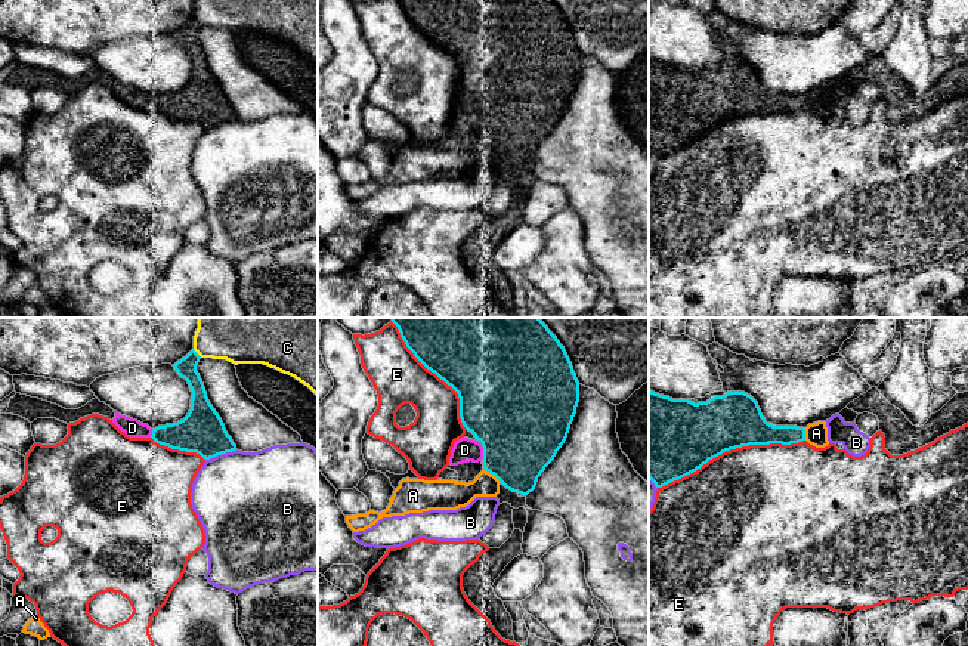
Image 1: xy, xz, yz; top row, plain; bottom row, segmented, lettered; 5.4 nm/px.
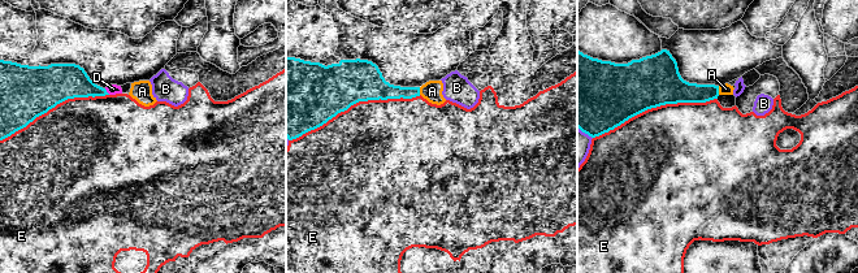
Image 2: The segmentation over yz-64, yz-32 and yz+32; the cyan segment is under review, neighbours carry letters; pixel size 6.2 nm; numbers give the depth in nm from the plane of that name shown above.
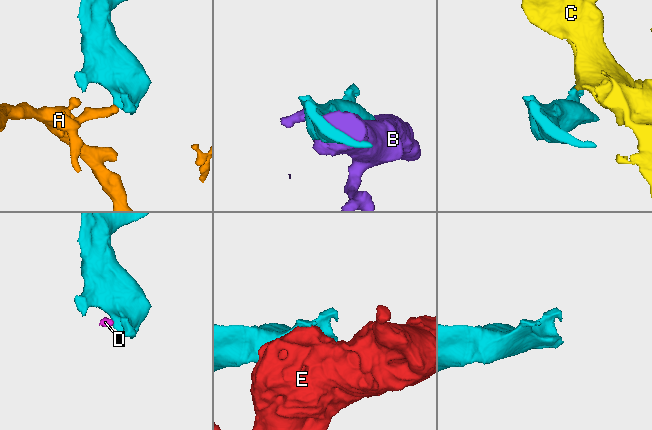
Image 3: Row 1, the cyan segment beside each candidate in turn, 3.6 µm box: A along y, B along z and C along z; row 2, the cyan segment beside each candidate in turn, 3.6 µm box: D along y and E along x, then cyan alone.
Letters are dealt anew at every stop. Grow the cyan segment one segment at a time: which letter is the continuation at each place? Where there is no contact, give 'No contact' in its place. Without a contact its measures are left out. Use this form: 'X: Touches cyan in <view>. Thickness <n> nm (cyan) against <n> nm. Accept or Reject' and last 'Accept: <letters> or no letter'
A: Touches cyan in xz. Thickness 420 nm (cyan) against 150 nm. Reject
B: Touches cyan in xy. Thickness 240 nm (cyan) against 480 nm. Reject
C: Touches cyan in xy. Thickness 110 nm (cyan) against 180 nm. Reject
D: Touches cyan in xz. Thickness 460 nm (cyan) against 130 nm. Accept
E: Touches cyan in yz. Thickness 360 nm (cyan) against 480 nm. Reject
Accept: D

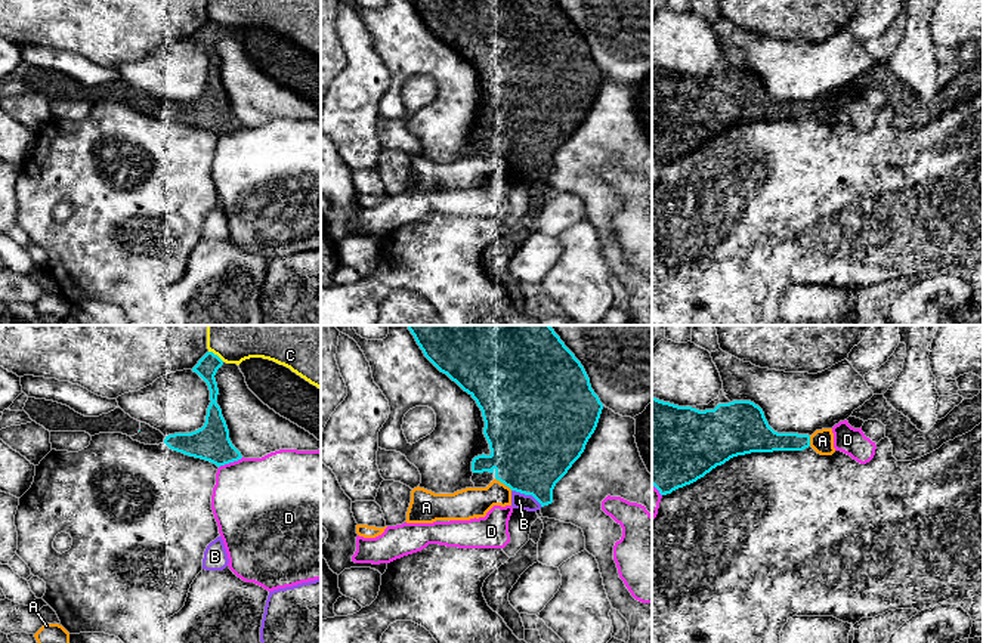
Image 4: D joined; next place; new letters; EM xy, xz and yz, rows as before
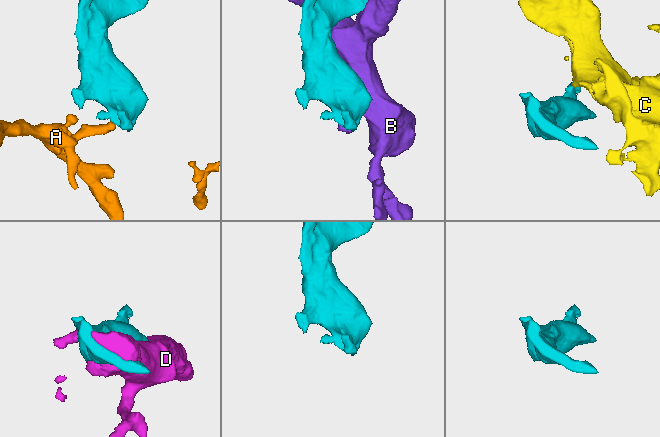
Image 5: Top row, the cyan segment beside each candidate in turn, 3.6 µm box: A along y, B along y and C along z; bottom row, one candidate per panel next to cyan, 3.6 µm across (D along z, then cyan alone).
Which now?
A: Touches cyan in xz. Thickness 460 nm (cyan) against 170 nm. Reject
B: Touches cyan in xz. Thickness 440 nm (cyan) against 80 nm. Reject
C: Touches cyan in xy. Thickness 120 nm (cyan) against 180 nm. Reject
D: Touches cyan in xy. Thickness 200 nm (cyan) against 460 nm. Reject
Accept: no letter

